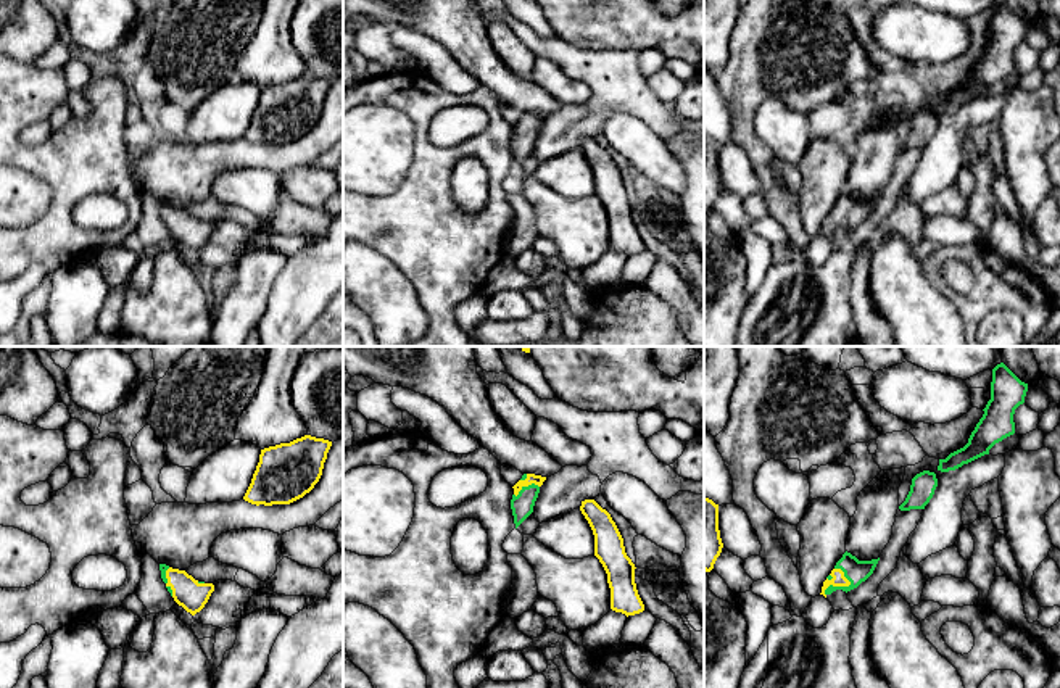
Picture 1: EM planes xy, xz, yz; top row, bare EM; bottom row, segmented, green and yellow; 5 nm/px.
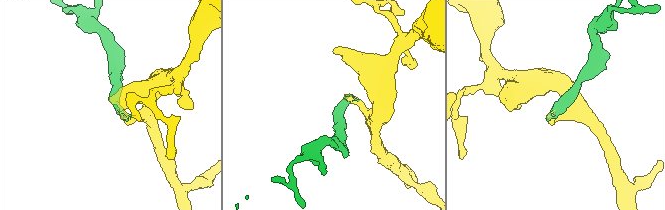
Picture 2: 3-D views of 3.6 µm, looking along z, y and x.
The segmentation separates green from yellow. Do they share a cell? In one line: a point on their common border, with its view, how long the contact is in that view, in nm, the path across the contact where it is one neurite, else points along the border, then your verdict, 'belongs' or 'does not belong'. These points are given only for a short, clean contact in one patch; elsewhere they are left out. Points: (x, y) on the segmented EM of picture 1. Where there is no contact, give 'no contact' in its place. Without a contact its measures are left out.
contact yz (843, 587); length 160 nm; way yz (856, 571), (843, 587), (838, 579); belongs

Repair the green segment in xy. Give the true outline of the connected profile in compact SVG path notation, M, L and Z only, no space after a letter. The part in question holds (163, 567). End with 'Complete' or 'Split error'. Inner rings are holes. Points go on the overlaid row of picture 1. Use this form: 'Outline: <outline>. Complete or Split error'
Outline: M159 564L159 570L174 601L192 615L205 607L214 591L213 583L198 582L185 570L172 569L166 564Z. Split error

